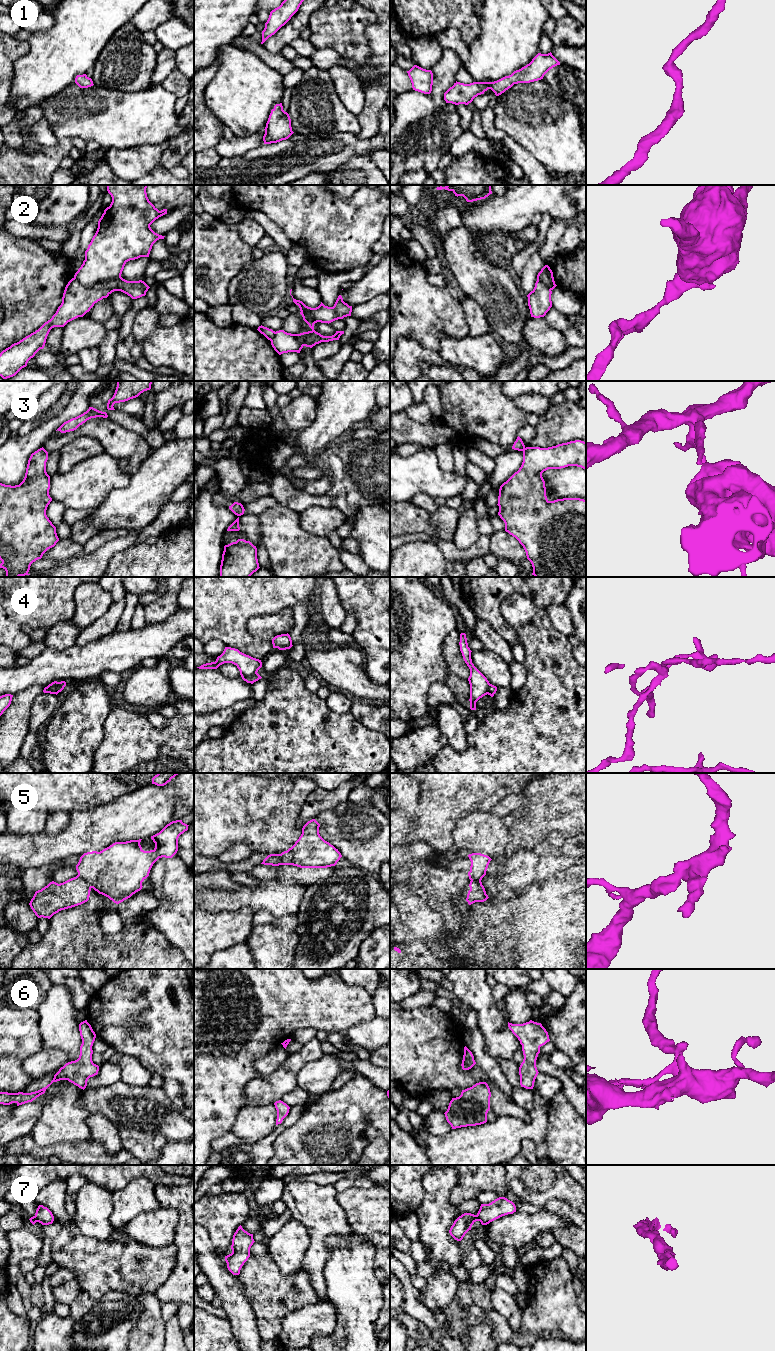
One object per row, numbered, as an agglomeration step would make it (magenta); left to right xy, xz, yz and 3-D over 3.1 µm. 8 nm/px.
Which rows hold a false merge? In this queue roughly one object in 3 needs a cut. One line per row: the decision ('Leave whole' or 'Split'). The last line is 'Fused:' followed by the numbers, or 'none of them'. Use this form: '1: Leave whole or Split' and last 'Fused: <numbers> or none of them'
1: Leave whole
2: Split
3: Split
4: Split
5: Split
6: Leave whole
7: Leave whole
Fused: 2, 3, 4, 5

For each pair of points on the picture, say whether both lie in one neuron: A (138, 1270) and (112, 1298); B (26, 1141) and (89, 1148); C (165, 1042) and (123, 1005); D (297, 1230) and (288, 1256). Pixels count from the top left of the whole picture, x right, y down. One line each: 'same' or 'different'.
A: different
B: same
C: same
D: same

